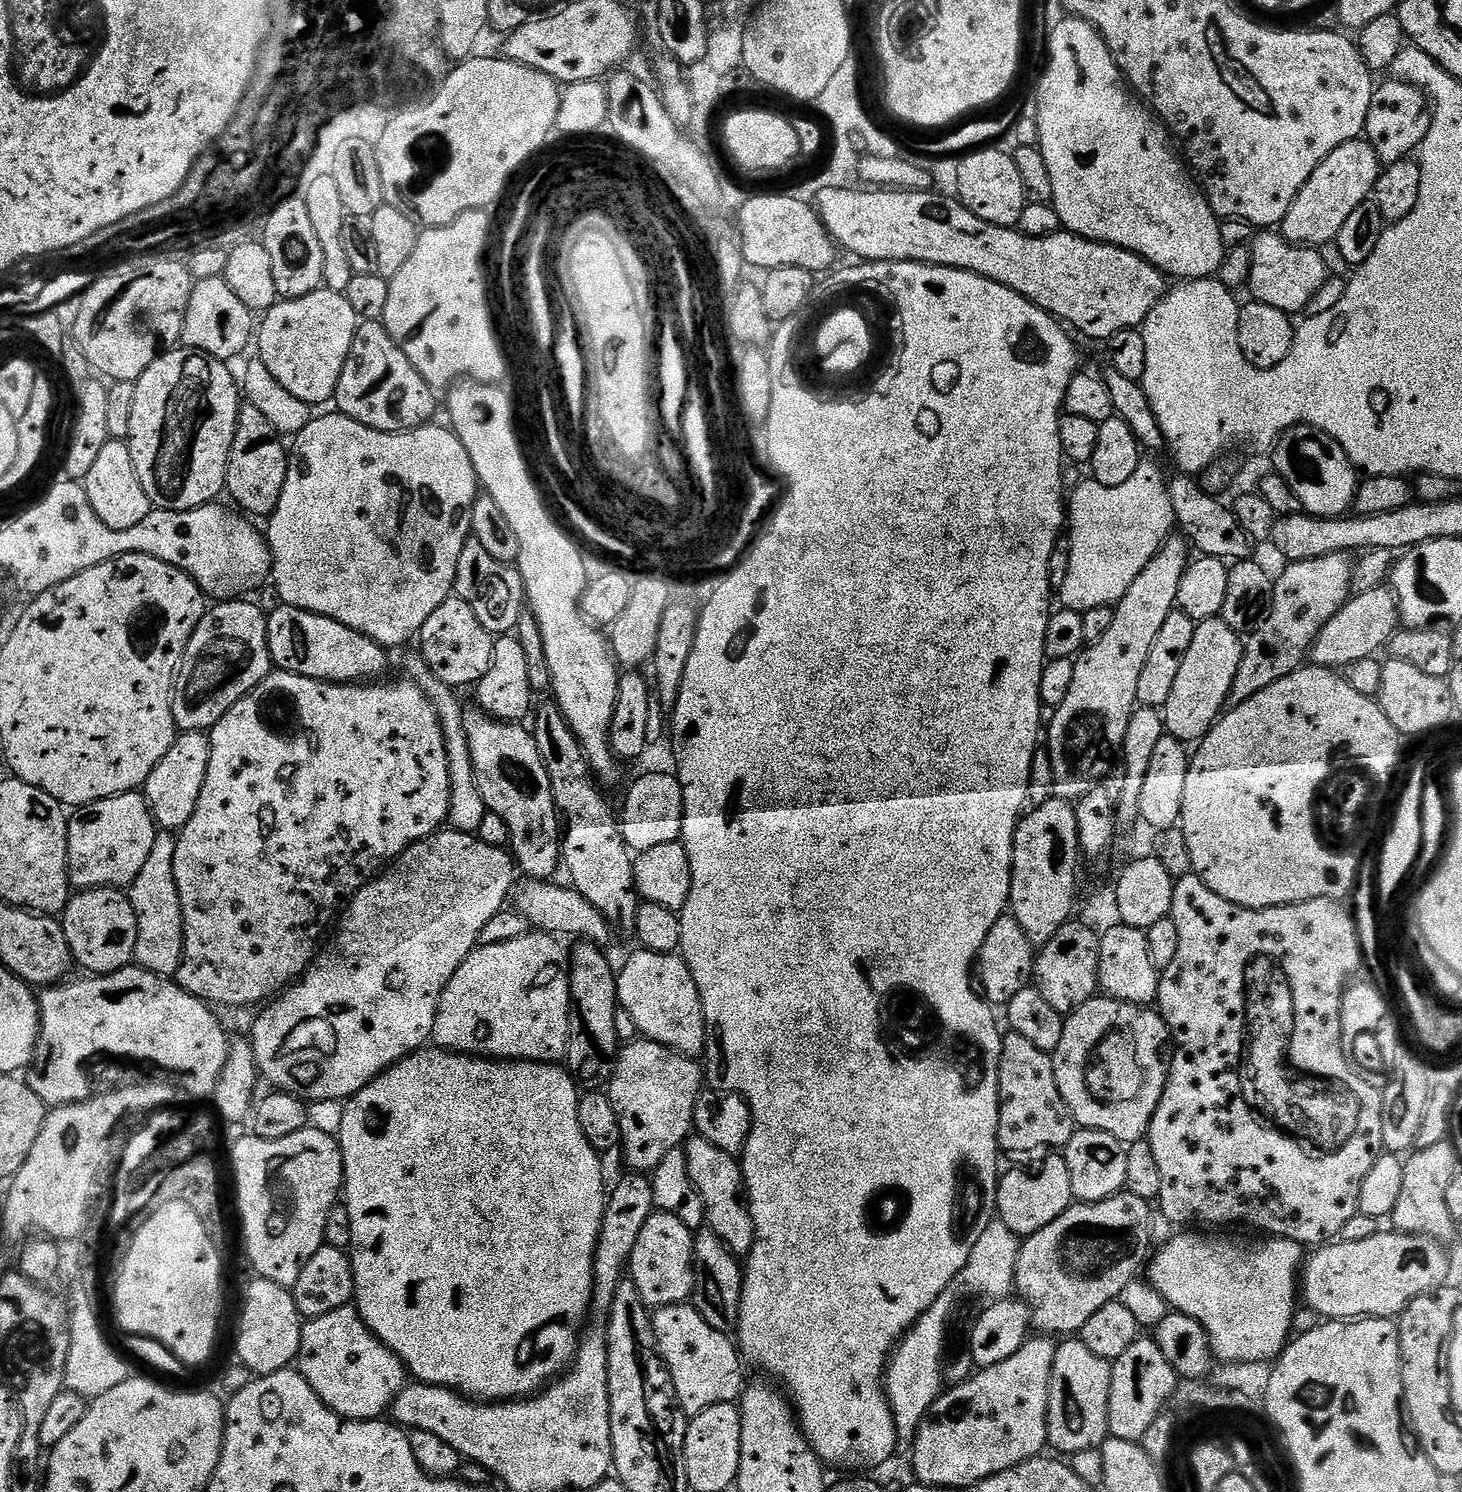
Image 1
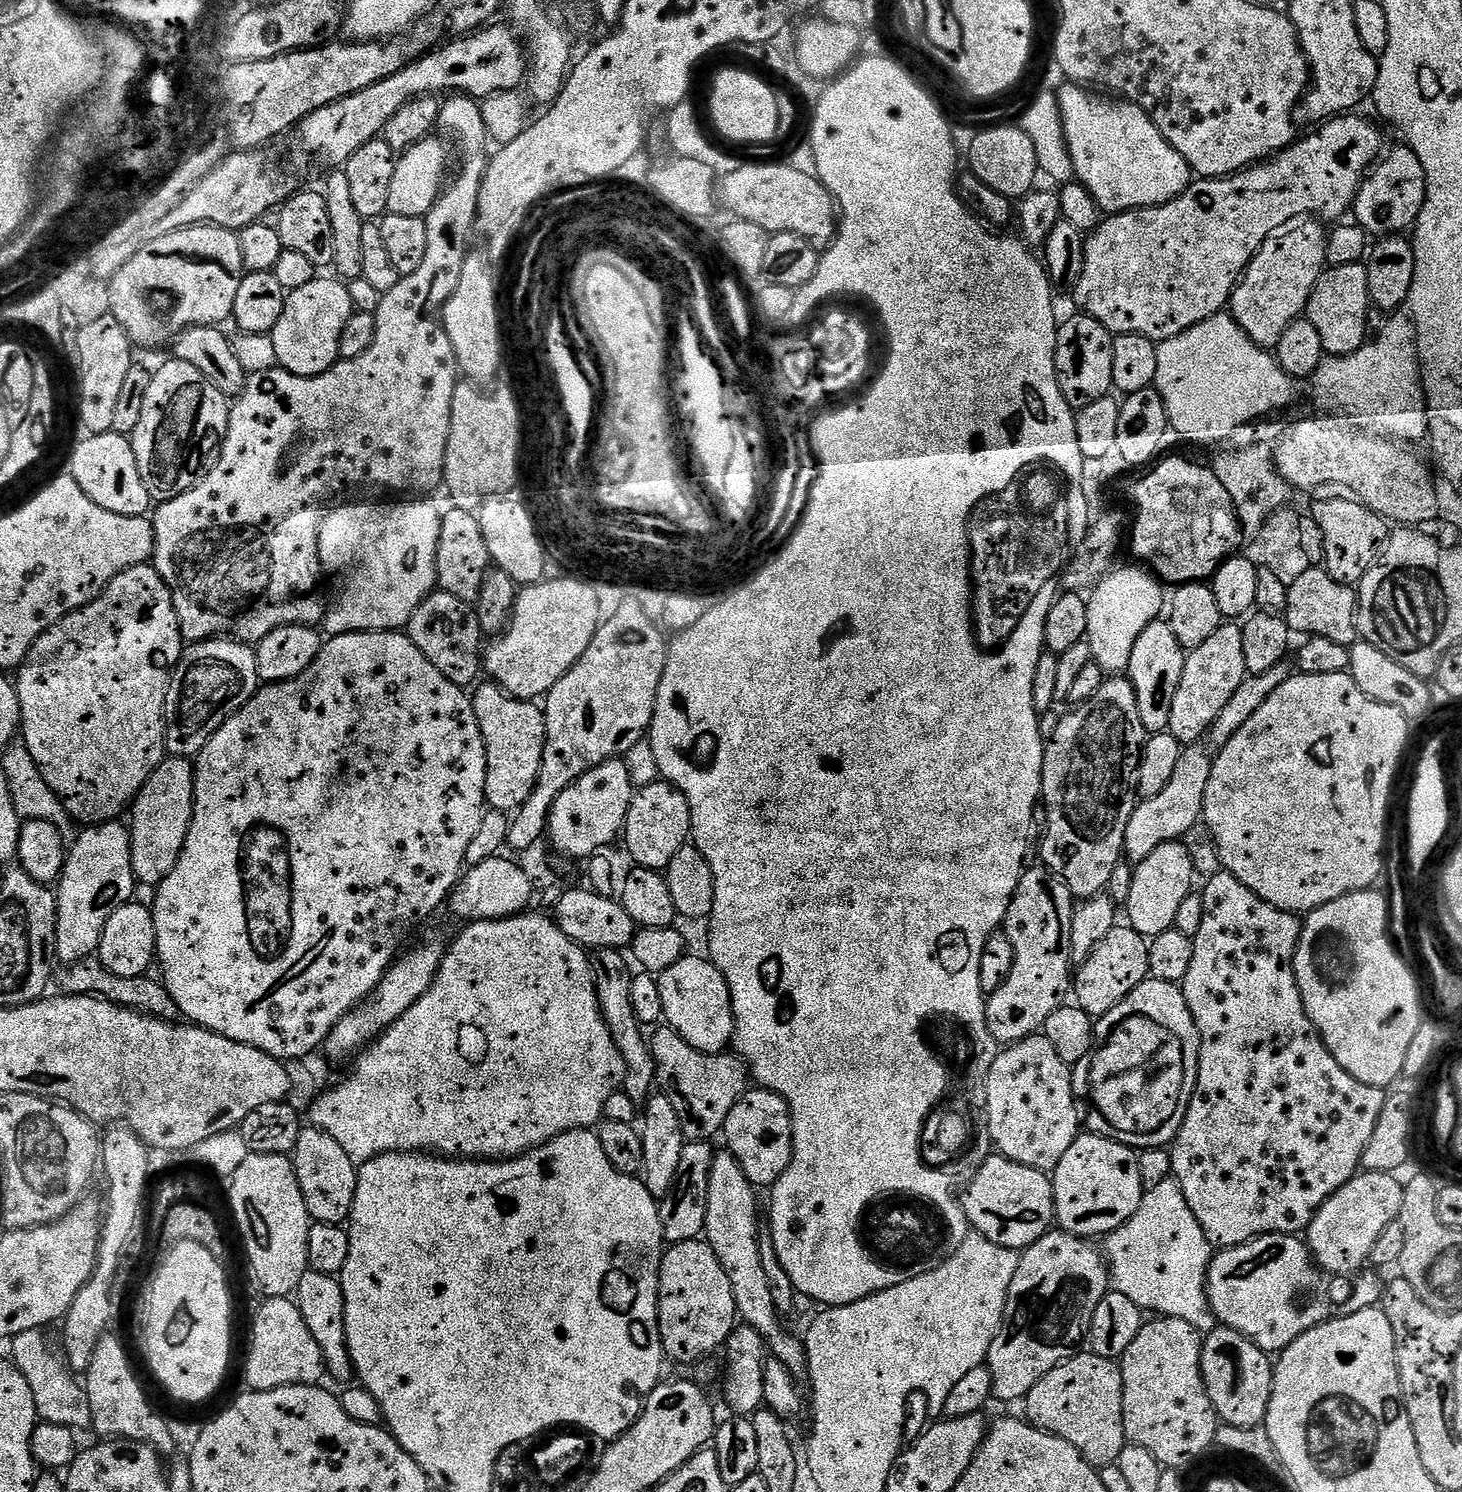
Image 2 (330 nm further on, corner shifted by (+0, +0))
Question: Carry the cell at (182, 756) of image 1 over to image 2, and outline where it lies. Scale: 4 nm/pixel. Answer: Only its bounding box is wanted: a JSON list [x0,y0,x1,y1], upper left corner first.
[132,756,195,886]

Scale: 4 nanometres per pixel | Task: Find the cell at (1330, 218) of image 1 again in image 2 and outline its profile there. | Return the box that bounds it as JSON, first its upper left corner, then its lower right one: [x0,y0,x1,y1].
[1232,216,1328,349]

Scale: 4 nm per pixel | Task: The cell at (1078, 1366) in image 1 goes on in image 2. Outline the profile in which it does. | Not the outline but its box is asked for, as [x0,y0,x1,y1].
[1022,1350,1126,1470]

